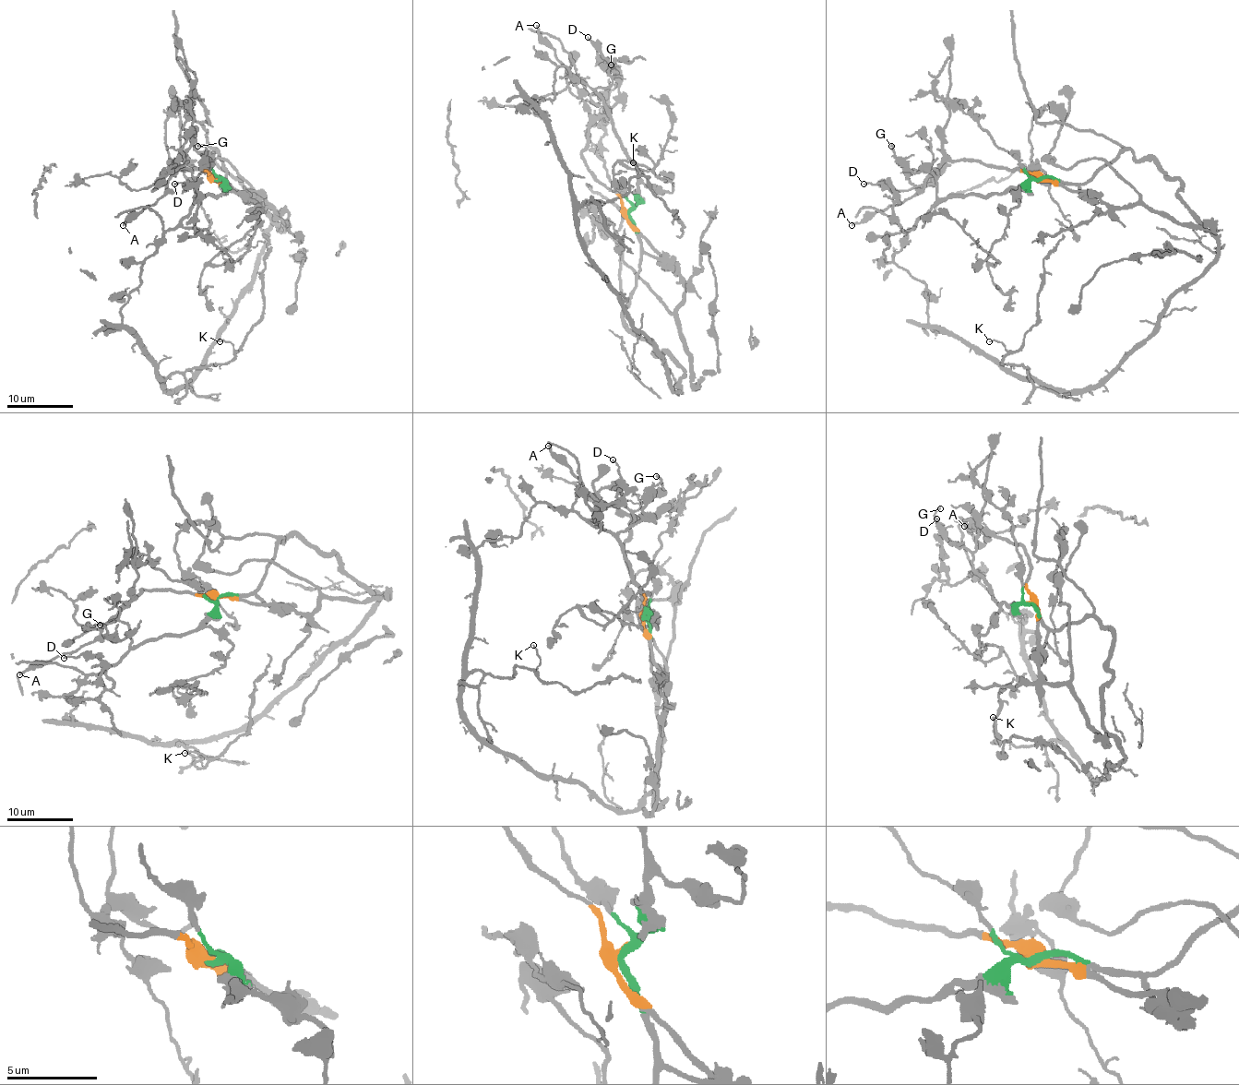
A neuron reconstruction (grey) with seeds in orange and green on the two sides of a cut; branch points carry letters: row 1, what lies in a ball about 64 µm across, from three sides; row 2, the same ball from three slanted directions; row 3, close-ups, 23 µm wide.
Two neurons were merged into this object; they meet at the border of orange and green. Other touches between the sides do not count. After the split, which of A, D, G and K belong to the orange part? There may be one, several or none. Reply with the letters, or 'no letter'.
A

